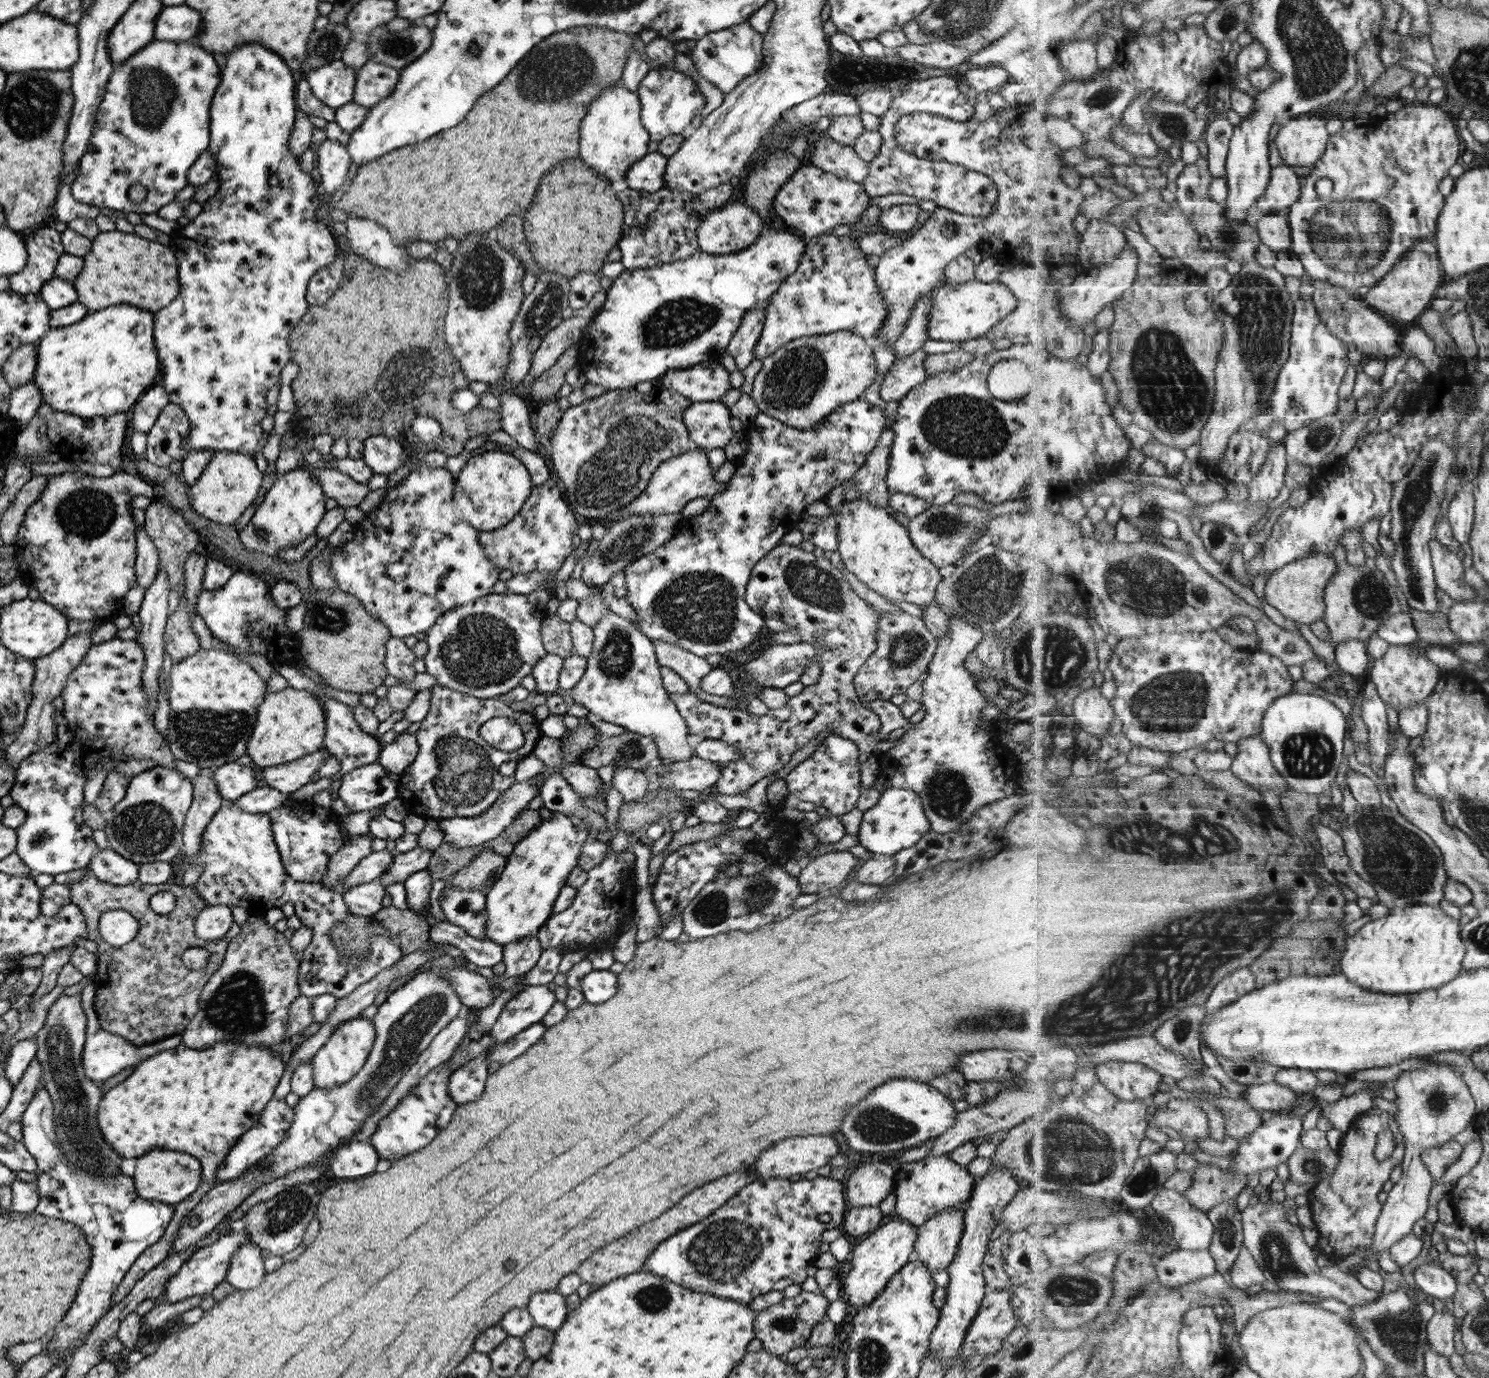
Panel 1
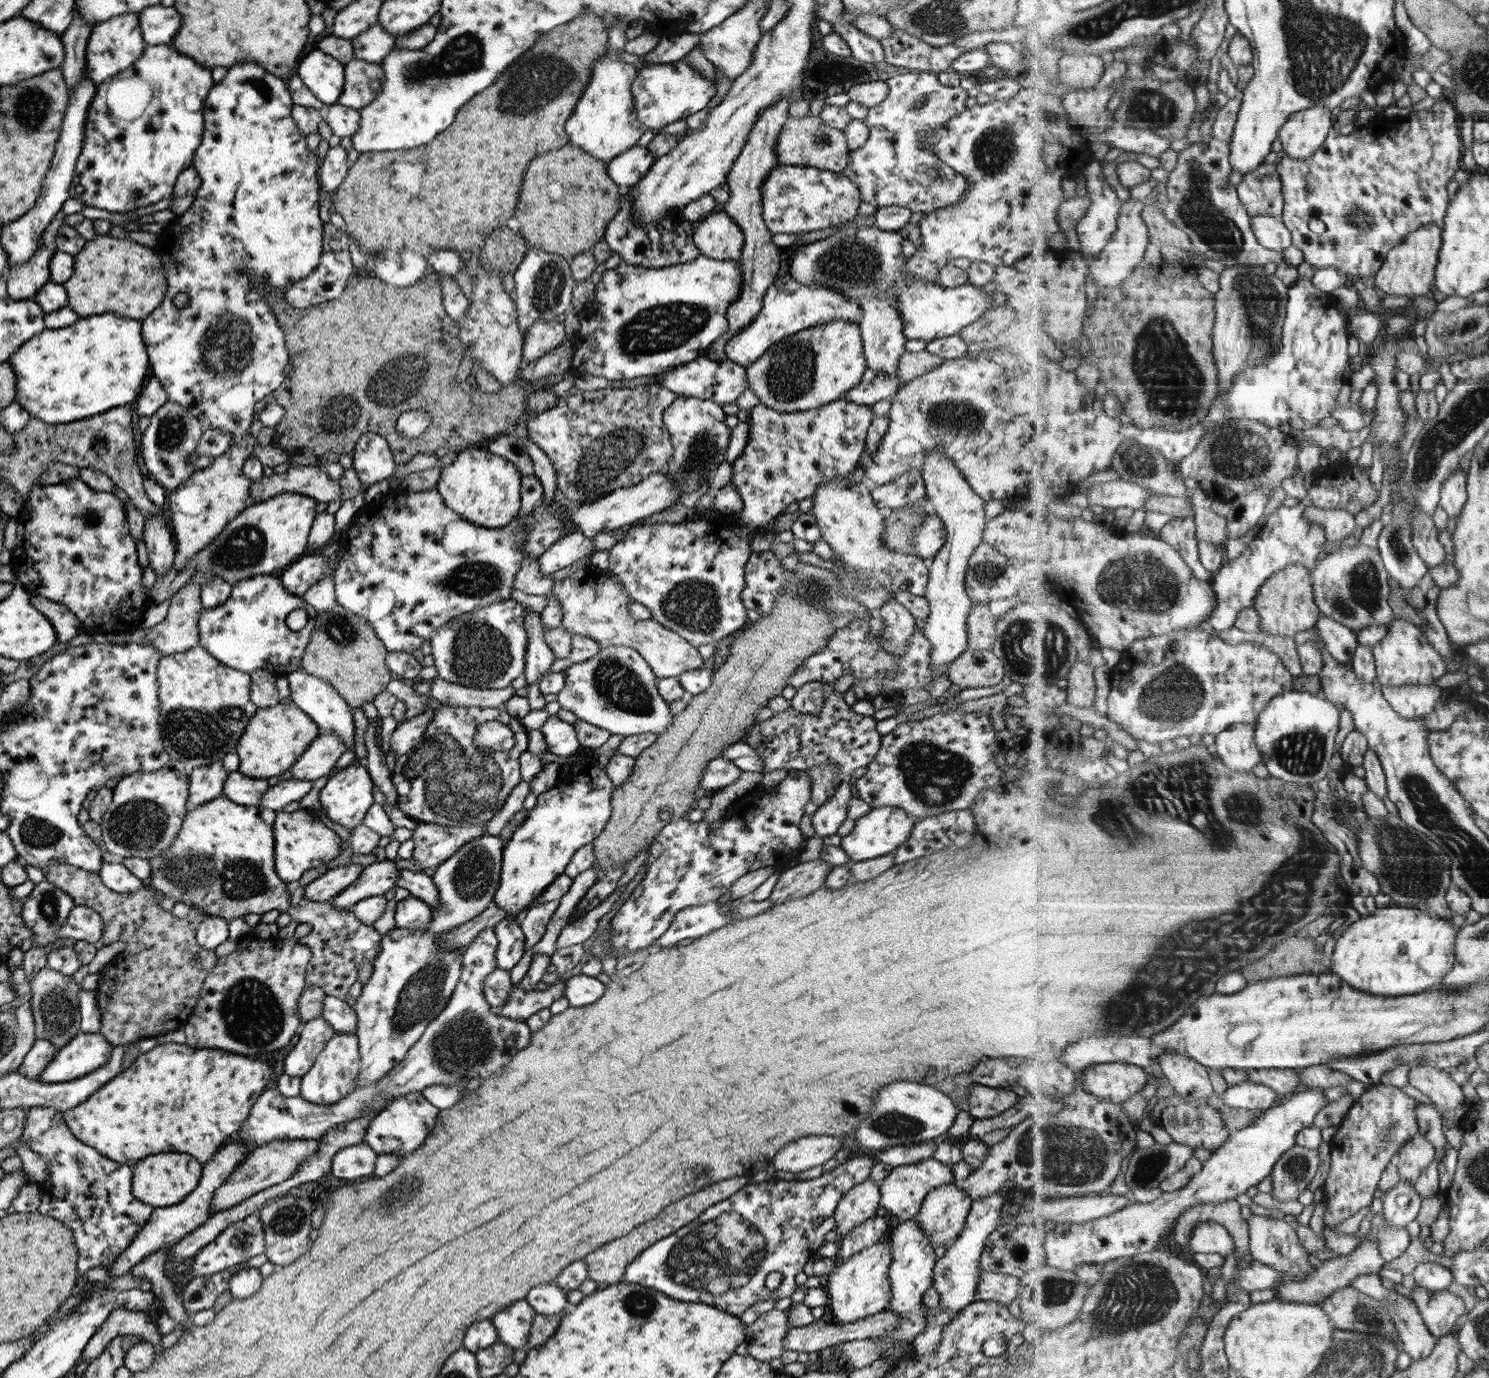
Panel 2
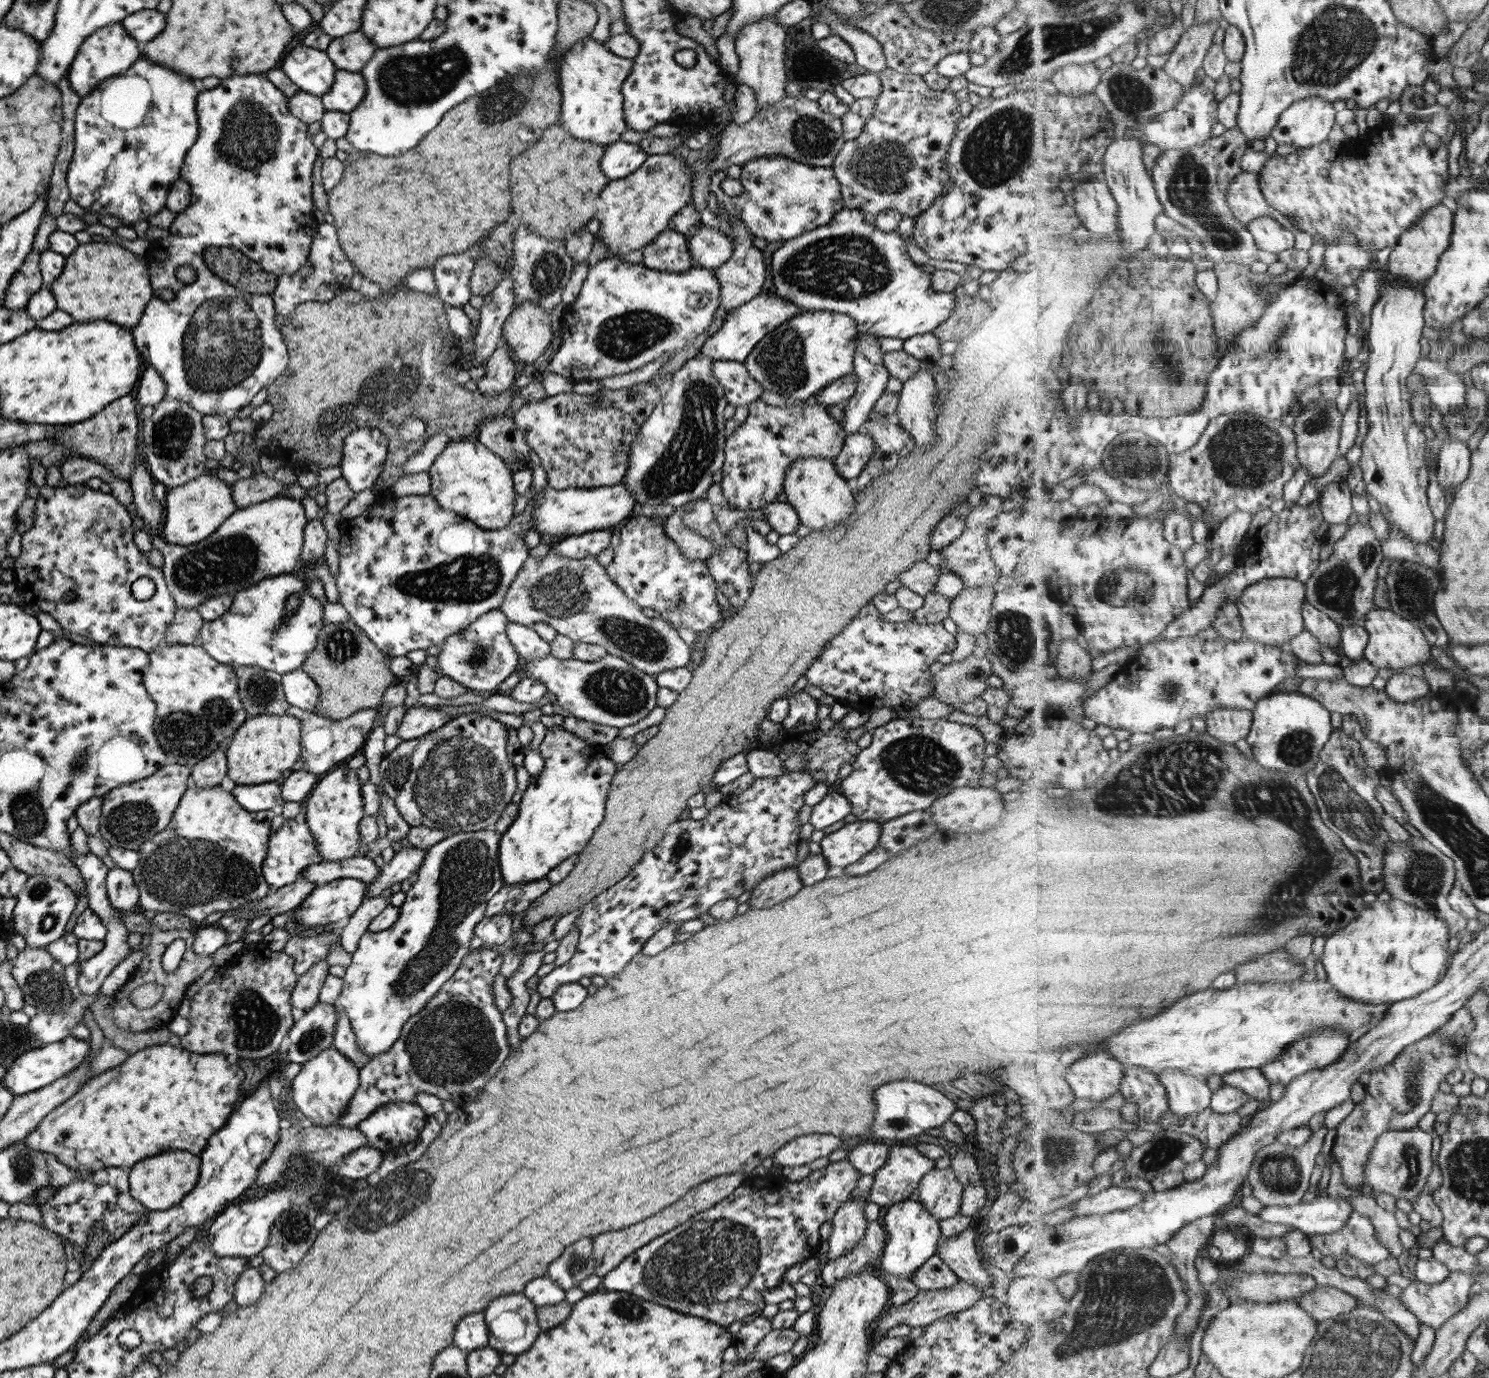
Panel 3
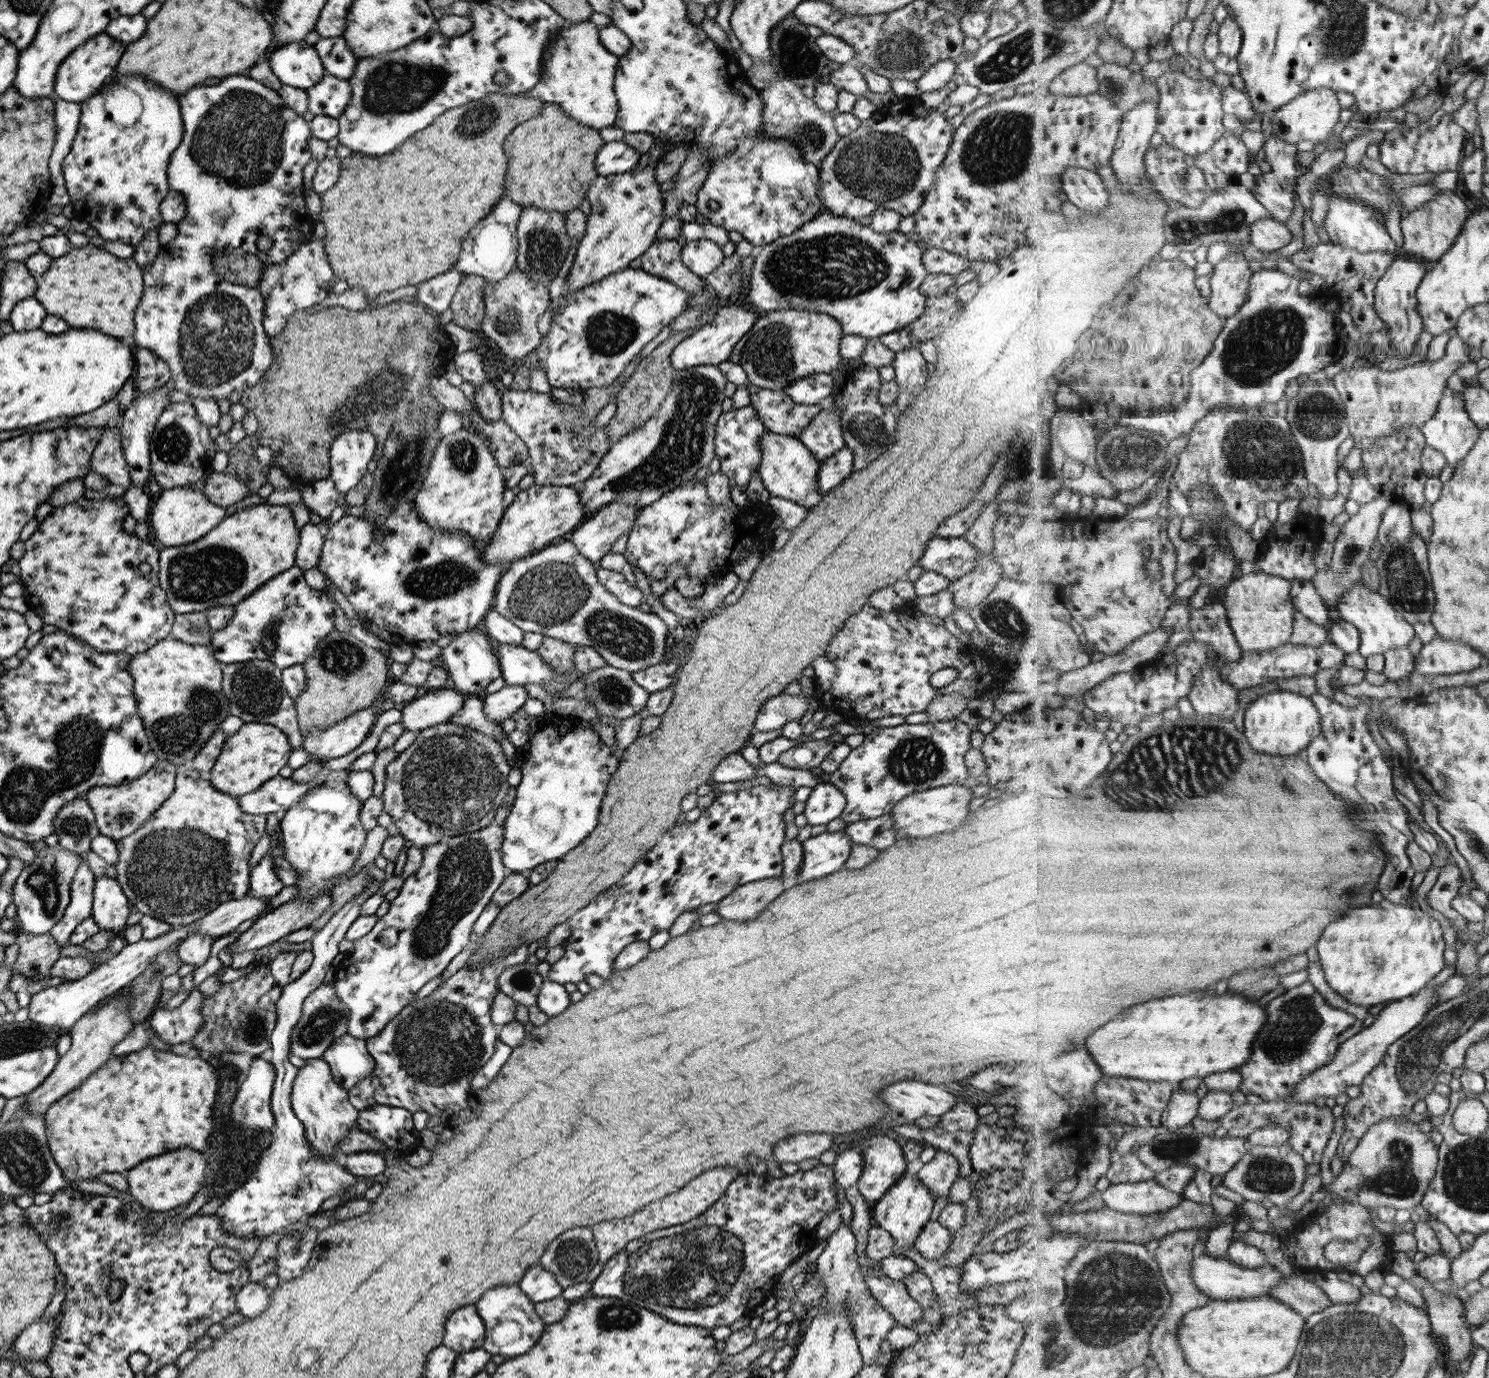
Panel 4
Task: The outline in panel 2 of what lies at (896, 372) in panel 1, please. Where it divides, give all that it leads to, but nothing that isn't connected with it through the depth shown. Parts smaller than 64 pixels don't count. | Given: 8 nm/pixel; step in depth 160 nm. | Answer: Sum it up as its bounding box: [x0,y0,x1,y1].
[841,368,903,405]

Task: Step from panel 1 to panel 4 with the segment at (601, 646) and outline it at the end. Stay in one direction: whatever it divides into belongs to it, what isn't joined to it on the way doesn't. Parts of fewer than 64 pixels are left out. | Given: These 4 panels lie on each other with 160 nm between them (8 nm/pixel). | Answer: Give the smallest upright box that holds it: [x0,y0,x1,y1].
[495,643,649,721]

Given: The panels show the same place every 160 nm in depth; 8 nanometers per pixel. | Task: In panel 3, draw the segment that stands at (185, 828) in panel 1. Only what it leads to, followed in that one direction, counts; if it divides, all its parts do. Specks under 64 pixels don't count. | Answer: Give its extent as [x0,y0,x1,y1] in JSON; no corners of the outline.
[189,748,227,788]

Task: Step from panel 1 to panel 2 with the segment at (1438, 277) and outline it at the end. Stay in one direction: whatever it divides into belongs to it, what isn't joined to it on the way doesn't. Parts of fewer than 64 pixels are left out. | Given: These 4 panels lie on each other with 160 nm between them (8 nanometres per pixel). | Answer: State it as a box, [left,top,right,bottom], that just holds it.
[1374,224,1444,296]

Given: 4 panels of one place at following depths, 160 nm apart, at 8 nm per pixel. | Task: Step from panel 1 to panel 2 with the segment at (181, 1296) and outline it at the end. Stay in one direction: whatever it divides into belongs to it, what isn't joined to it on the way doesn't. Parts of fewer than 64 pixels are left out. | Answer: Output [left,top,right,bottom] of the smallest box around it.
[189,1213,264,1276]

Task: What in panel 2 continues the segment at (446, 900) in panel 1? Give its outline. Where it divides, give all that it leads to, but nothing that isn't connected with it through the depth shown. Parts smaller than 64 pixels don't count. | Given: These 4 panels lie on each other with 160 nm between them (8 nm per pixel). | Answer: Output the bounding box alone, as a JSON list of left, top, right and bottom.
[232,868,530,1152]

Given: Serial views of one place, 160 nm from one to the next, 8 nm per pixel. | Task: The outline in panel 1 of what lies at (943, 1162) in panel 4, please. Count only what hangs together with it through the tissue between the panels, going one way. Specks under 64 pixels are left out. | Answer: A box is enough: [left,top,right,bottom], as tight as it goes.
[912,1209,963,1274]

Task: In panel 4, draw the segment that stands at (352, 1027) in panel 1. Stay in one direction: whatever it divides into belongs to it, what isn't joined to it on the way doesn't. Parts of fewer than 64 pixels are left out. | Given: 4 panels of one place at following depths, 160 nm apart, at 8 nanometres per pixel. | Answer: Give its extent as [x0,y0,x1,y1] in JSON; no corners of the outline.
[290,1058,359,1160]

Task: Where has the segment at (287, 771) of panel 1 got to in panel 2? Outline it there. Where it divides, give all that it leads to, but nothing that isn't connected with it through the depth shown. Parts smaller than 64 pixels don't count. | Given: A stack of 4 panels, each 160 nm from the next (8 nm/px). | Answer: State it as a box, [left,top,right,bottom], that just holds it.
[289,731,346,780]

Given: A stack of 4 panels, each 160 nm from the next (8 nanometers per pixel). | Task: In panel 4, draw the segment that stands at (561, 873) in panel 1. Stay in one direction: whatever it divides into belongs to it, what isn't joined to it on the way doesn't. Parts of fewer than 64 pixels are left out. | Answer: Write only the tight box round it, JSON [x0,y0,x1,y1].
[501,715,620,874]

